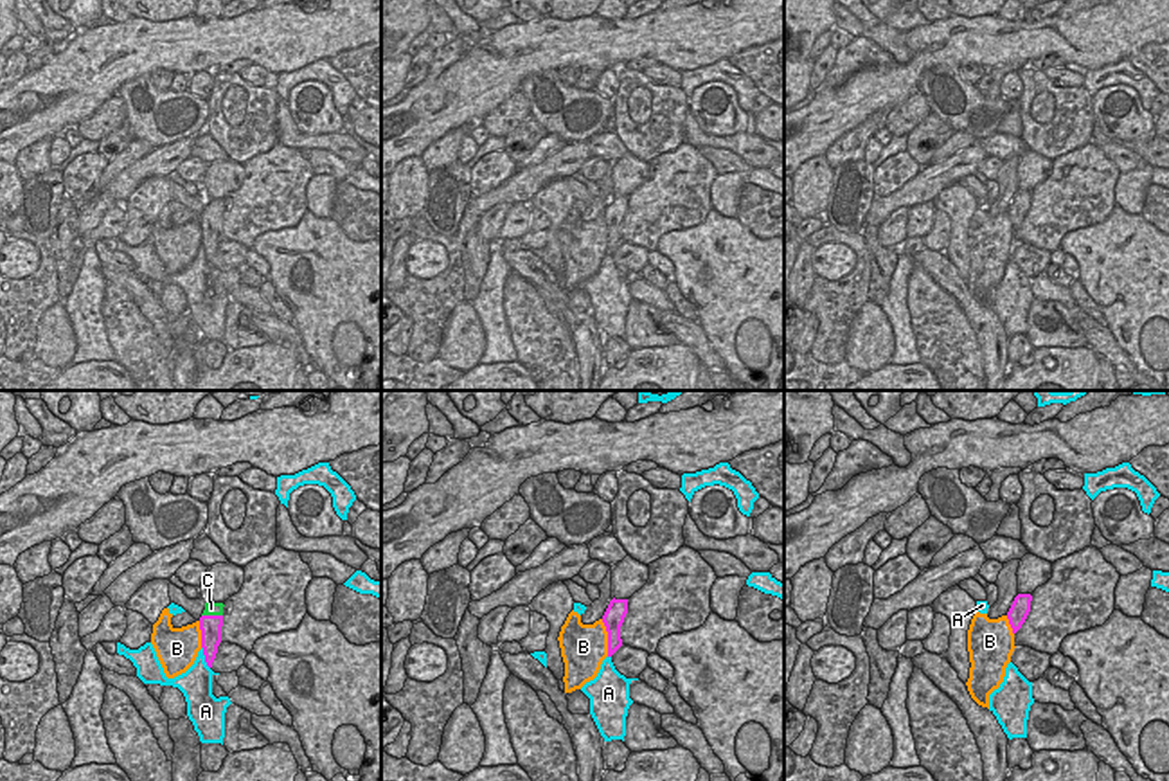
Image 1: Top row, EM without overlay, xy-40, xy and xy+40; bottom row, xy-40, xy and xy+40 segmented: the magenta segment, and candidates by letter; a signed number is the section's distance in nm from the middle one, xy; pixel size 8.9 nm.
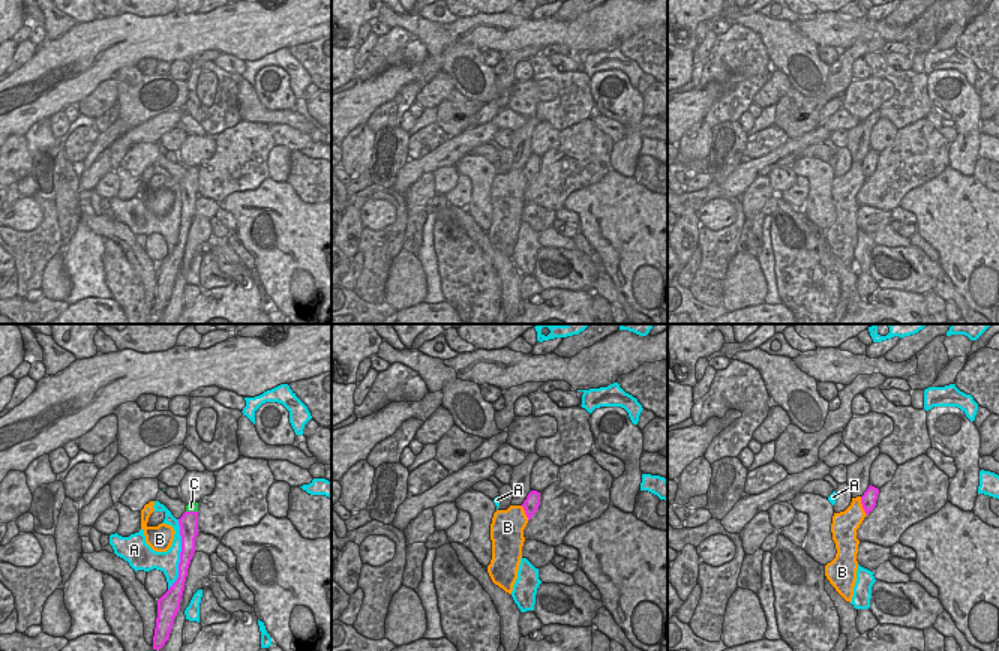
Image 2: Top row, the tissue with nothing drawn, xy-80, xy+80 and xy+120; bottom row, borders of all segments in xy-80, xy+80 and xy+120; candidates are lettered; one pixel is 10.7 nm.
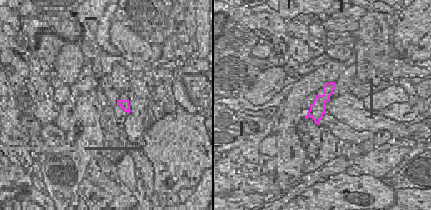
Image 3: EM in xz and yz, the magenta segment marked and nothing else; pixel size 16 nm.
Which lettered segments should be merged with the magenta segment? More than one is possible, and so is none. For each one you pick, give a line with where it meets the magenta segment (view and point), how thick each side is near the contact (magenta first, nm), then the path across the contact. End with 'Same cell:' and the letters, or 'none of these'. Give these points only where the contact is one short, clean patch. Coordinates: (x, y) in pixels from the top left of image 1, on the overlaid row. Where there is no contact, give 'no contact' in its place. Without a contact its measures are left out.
Same cell: none of these

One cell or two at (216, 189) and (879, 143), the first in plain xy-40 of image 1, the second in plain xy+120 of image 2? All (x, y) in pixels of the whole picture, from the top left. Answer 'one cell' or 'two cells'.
one cell

